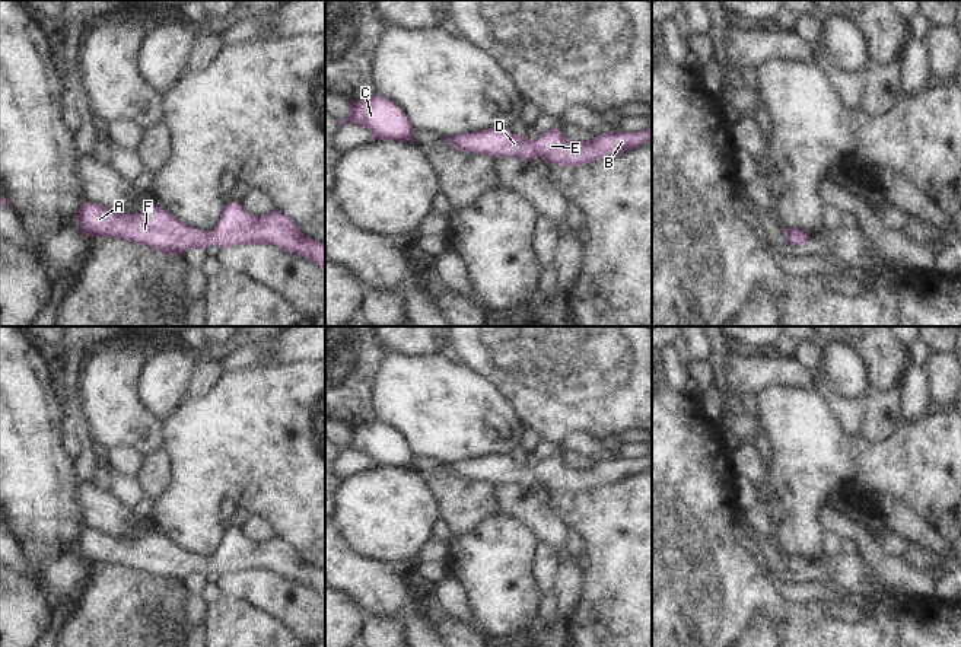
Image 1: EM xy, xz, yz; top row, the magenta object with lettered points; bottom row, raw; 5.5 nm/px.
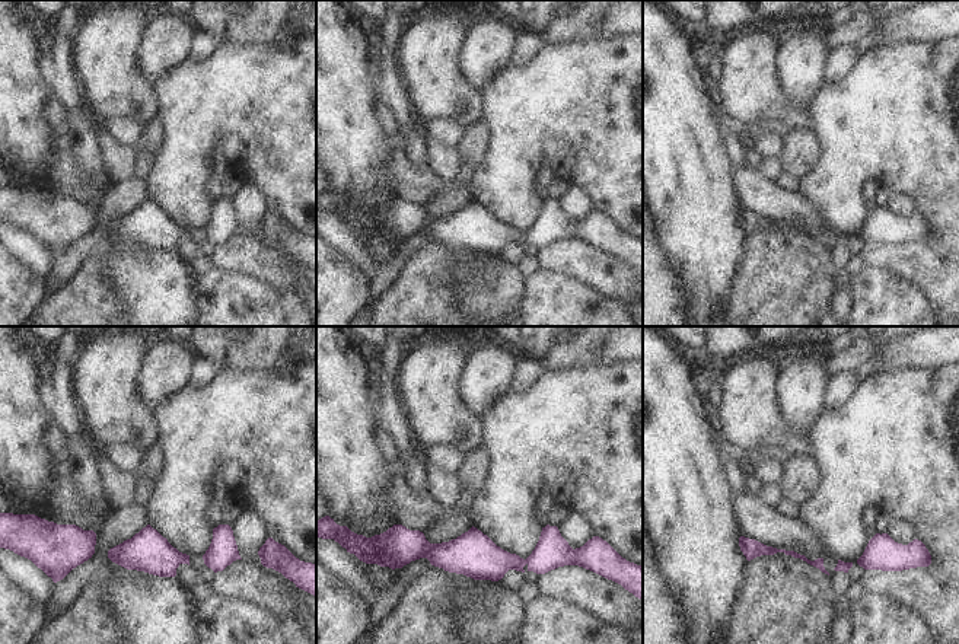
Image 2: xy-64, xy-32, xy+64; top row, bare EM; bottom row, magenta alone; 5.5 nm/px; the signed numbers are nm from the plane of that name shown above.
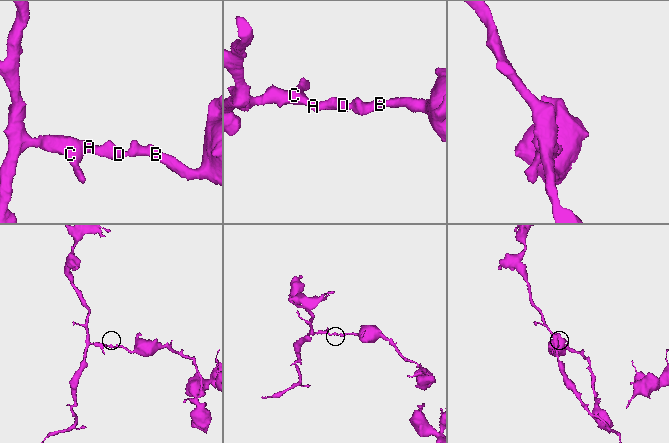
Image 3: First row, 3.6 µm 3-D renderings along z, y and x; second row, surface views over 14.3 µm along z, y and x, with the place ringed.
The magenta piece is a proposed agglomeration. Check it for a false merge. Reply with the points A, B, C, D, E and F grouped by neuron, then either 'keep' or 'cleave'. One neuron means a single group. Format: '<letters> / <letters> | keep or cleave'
A B C D E F | keep

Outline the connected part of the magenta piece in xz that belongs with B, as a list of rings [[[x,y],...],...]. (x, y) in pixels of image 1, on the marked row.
[[[491,127],[443,137],[445,143],[468,153],[496,159],[515,156],[526,163],[540,154],[548,166],[559,163],[569,168],[579,168],[599,159],[620,156],[650,140],[652,128],[637,133],[605,133],[588,141],[569,140],[559,128],[540,136],[537,141],[529,140],[526,136],[515,136],[507,127]]]

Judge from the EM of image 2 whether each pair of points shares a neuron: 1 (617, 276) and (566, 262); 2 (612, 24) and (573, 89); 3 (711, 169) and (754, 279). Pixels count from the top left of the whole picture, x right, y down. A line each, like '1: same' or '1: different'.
1: same
2: different
3: different

